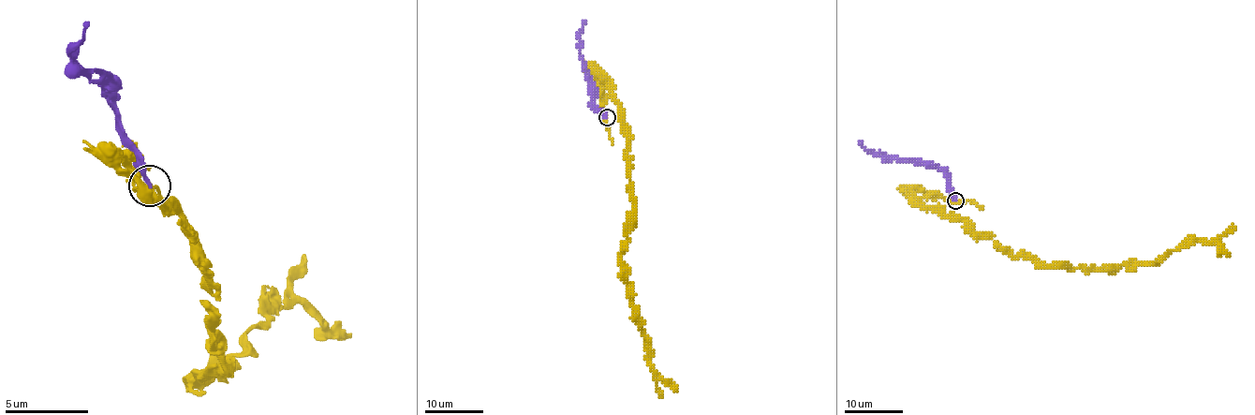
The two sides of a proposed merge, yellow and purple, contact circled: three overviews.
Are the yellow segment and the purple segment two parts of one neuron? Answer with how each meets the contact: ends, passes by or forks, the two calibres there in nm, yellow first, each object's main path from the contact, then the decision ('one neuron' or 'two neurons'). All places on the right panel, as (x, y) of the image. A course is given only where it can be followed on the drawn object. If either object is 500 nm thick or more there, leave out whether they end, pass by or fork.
yellow passes by; purple ends there; 300 nm thick on the yellow side, 320 nm on the other; yellow runs (955, 200), (914, 193), (976, 233), (991, 233), (1000, 249), (1046, 264), (1155, 264), (1203, 242), (1230, 254); purple runs (955, 200), (946, 176), (933, 166), (875, 155), (860, 142); two neurons

